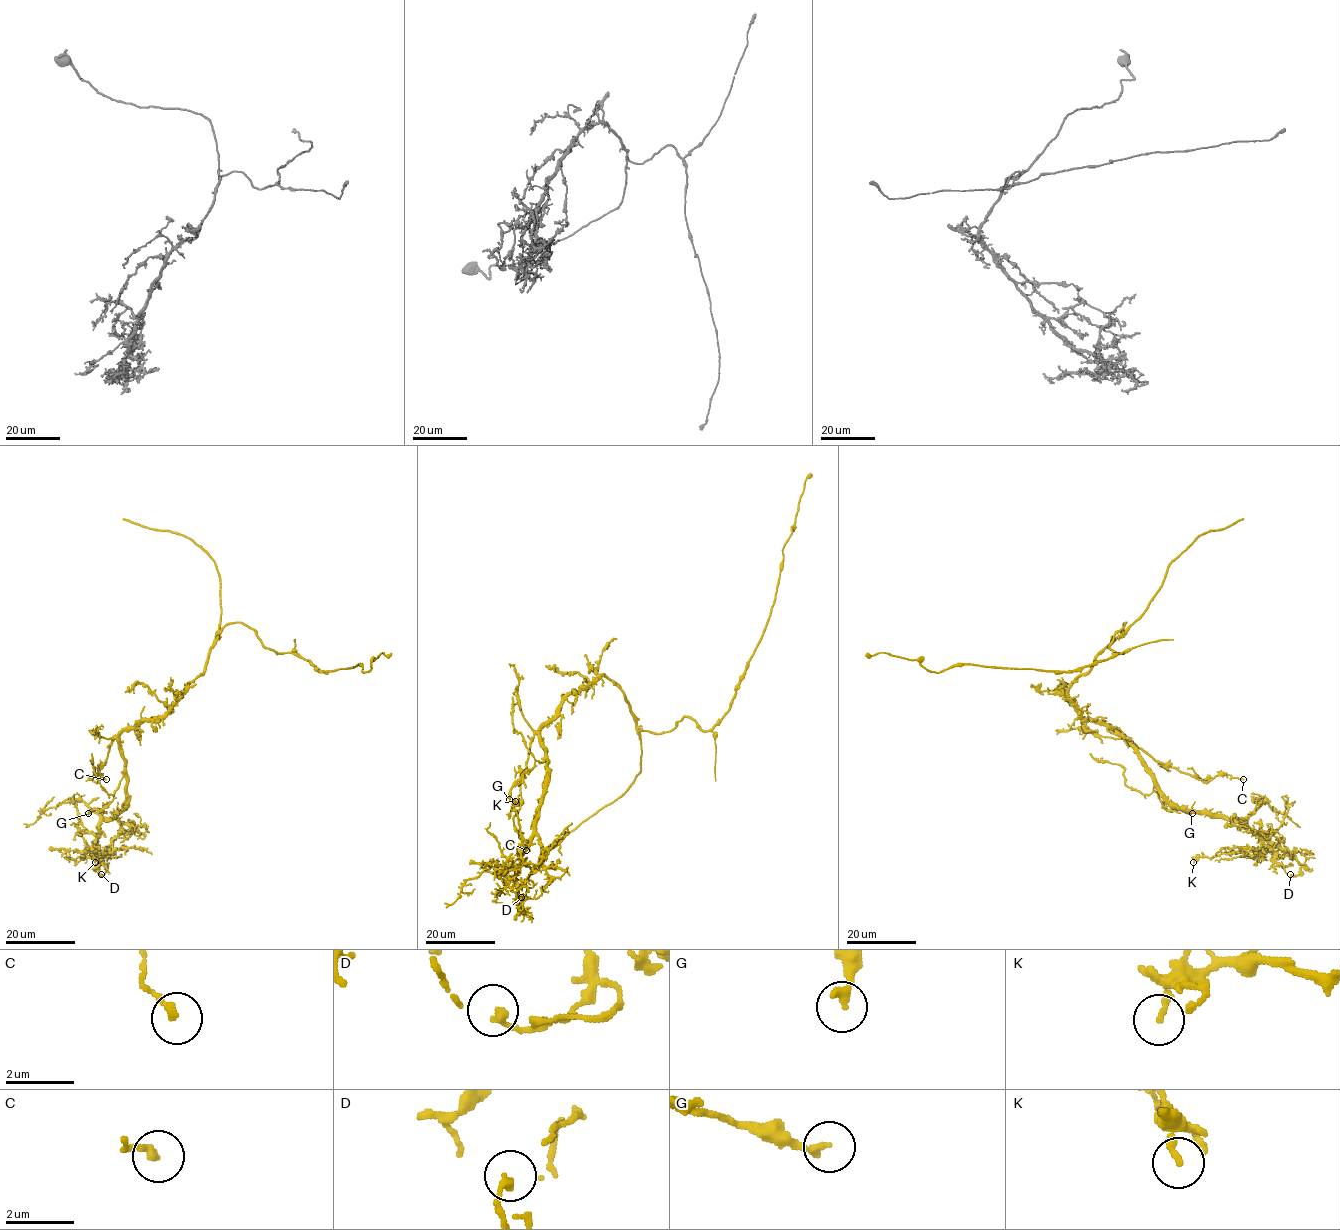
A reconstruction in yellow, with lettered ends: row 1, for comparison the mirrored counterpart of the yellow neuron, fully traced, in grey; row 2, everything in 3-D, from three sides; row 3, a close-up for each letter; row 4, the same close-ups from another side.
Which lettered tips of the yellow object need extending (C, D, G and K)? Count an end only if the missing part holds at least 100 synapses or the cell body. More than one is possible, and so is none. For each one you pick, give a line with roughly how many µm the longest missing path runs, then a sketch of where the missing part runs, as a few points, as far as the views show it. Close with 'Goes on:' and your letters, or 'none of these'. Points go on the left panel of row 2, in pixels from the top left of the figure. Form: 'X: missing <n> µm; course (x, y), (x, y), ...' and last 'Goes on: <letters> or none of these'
Goes on: none of these

